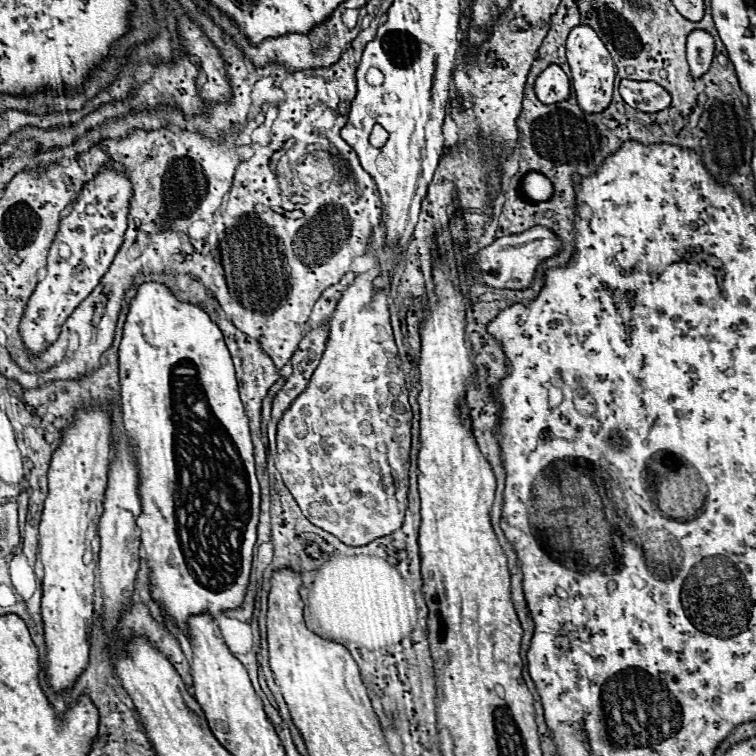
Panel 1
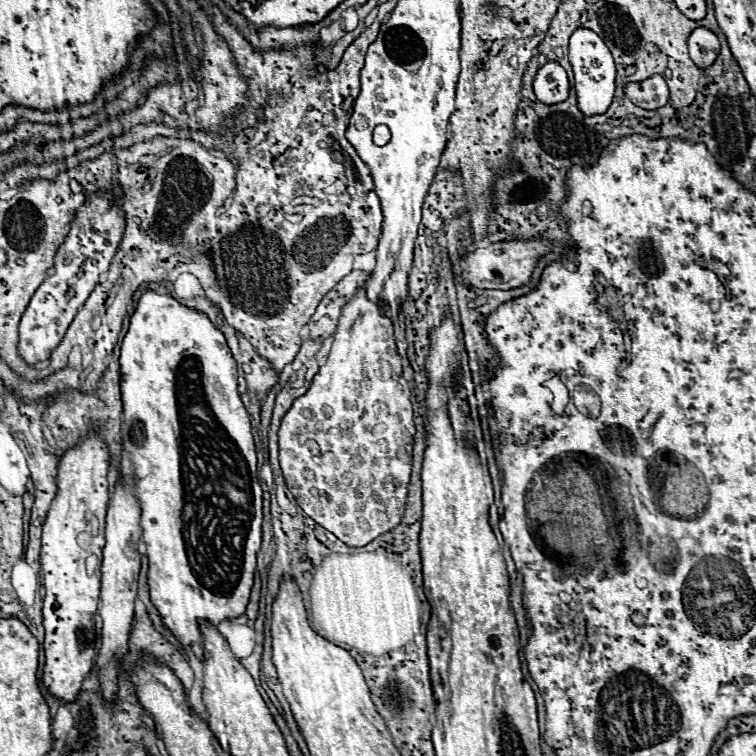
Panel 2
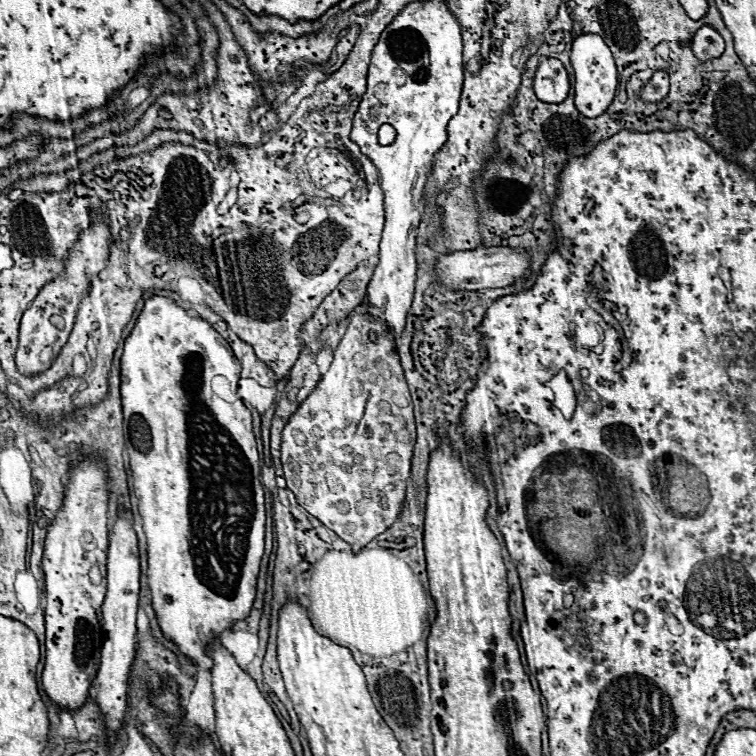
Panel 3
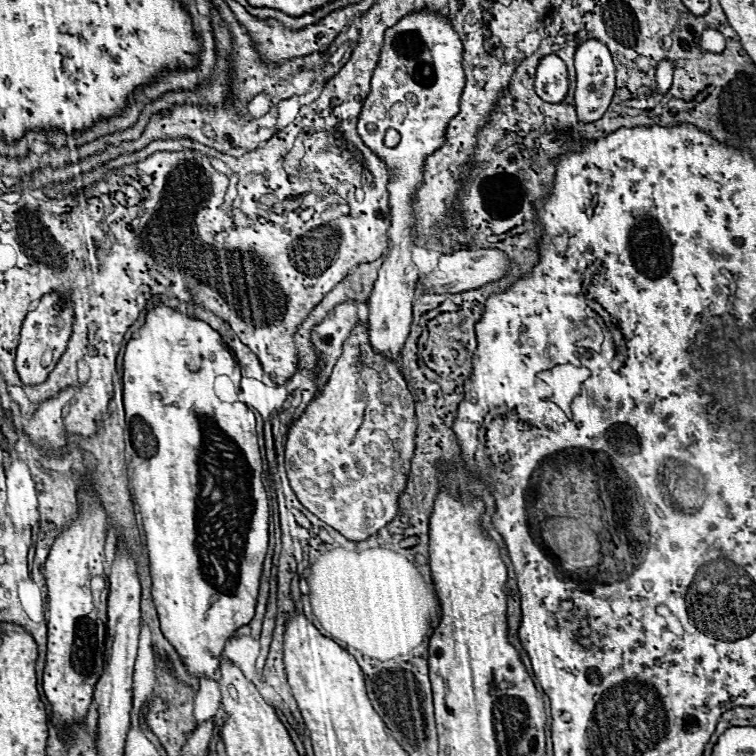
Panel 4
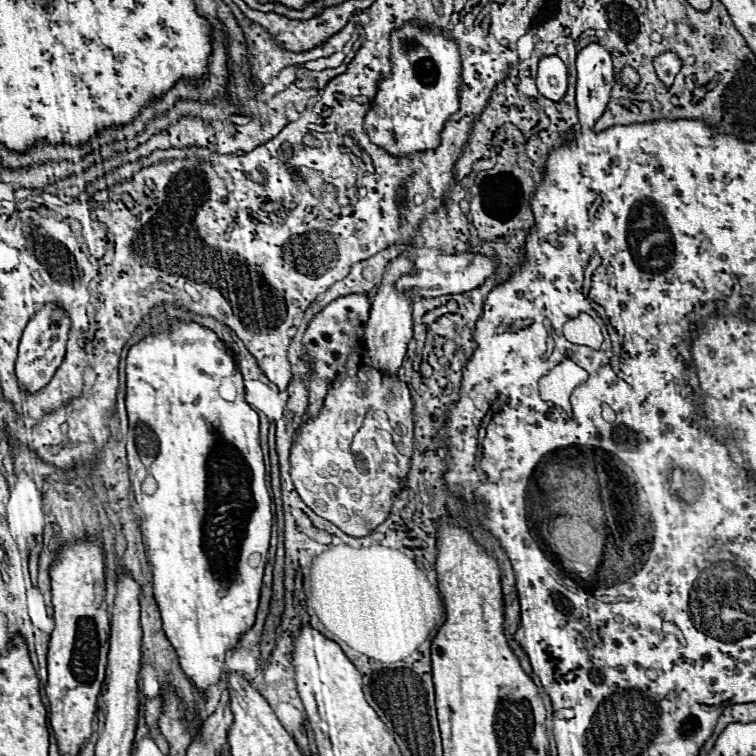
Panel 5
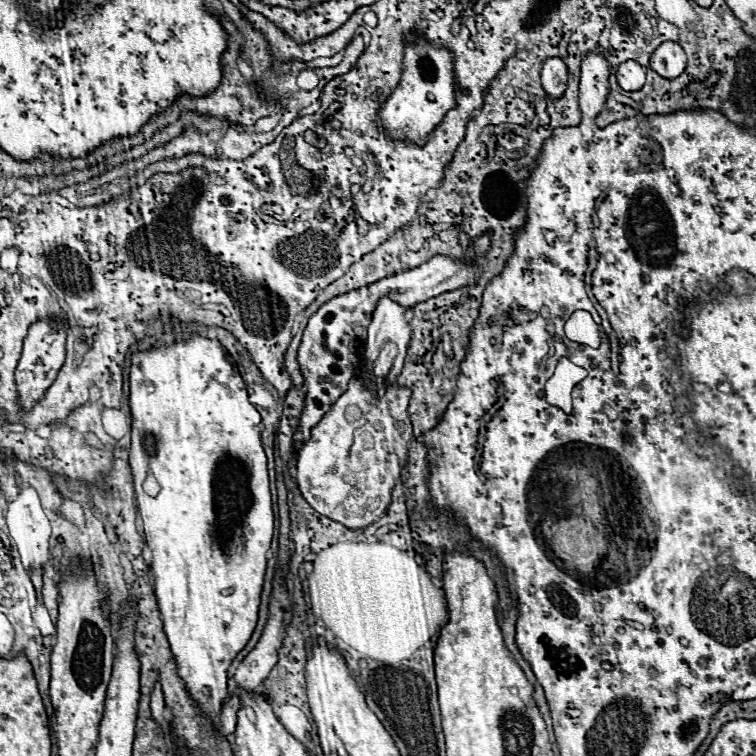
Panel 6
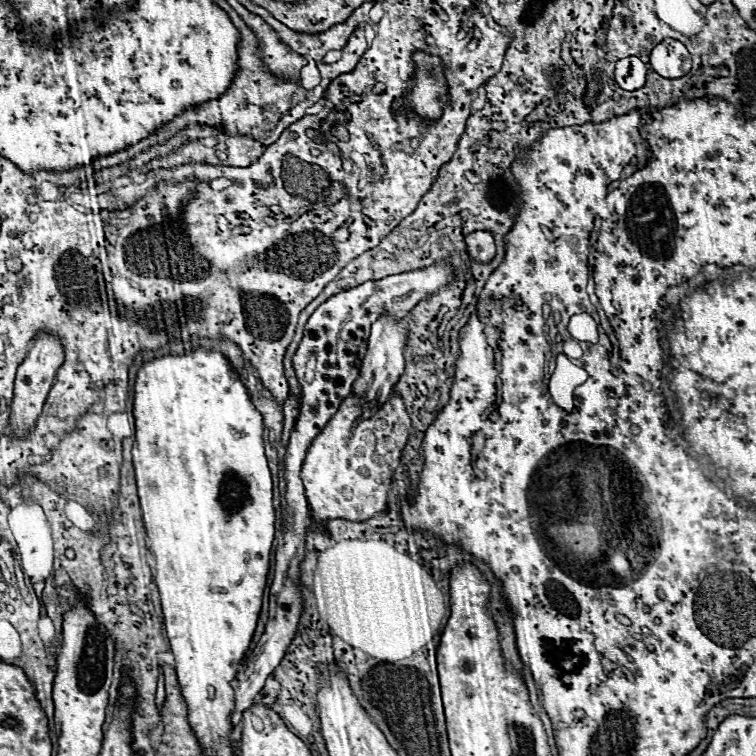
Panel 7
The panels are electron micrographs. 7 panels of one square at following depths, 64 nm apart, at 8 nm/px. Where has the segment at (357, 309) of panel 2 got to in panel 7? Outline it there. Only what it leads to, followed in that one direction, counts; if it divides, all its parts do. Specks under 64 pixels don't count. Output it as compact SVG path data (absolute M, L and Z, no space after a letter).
M348 396L334 418L330 418L326 428L316 436L306 454L302 466L302 482L312 508L312 520L316 522L328 522L336 518L362 522L386 508L388 484L392 480L392 472L400 464L398 458L408 442L412 424L400 396L392 396L376 416L360 422L358 428L352 430L358 412L358 400Z

